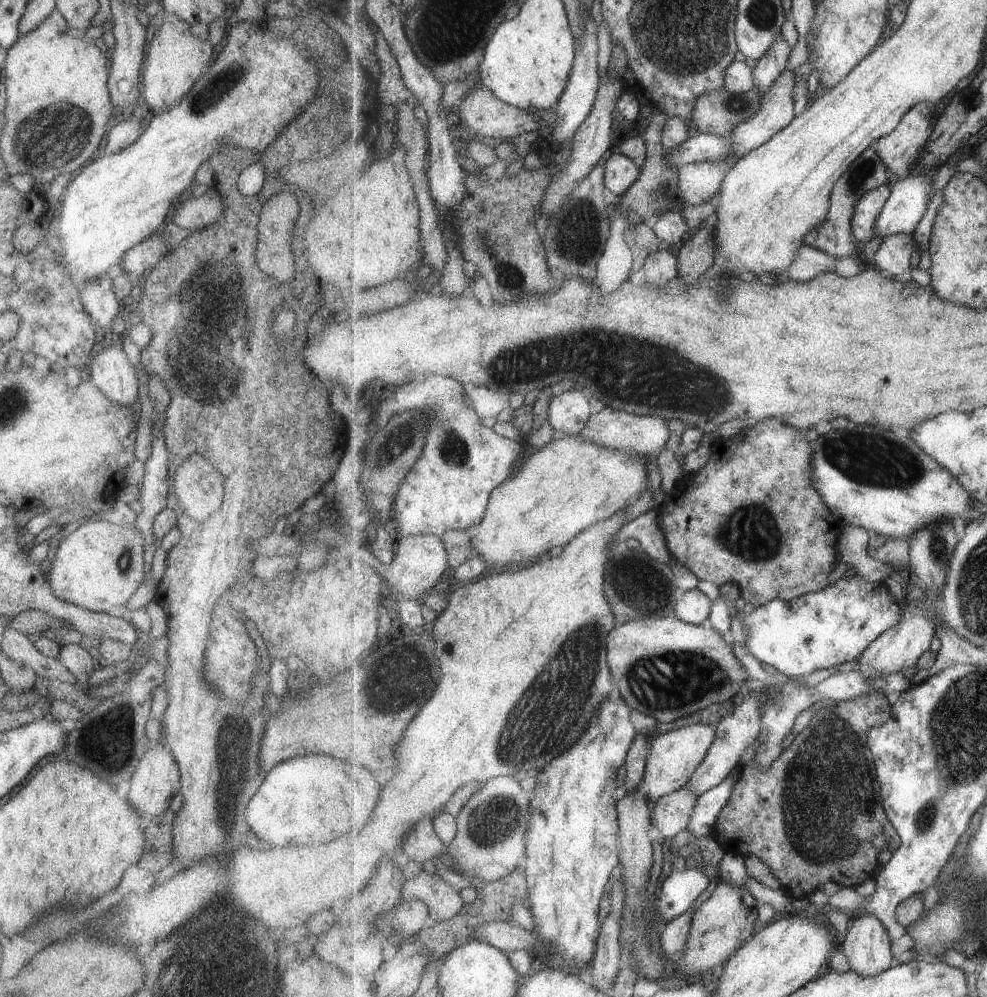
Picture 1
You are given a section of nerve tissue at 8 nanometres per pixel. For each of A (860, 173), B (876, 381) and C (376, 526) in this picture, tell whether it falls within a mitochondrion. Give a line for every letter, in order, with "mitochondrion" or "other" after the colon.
A: mitochondrion
B: other
C: other

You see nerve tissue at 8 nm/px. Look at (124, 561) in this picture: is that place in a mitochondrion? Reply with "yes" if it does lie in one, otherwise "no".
yes

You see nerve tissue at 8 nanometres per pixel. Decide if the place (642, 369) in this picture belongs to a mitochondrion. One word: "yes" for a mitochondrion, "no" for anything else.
yes

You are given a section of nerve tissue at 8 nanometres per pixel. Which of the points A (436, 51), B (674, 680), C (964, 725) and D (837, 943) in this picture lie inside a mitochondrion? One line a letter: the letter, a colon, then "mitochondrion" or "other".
A: mitochondrion
B: mitochondrion
C: mitochondrion
D: other

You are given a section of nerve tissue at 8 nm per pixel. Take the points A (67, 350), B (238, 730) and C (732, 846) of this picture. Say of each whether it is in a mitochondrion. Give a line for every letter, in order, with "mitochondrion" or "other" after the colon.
A: other
B: other
C: other

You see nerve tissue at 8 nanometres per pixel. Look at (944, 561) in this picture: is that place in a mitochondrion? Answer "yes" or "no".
yes

